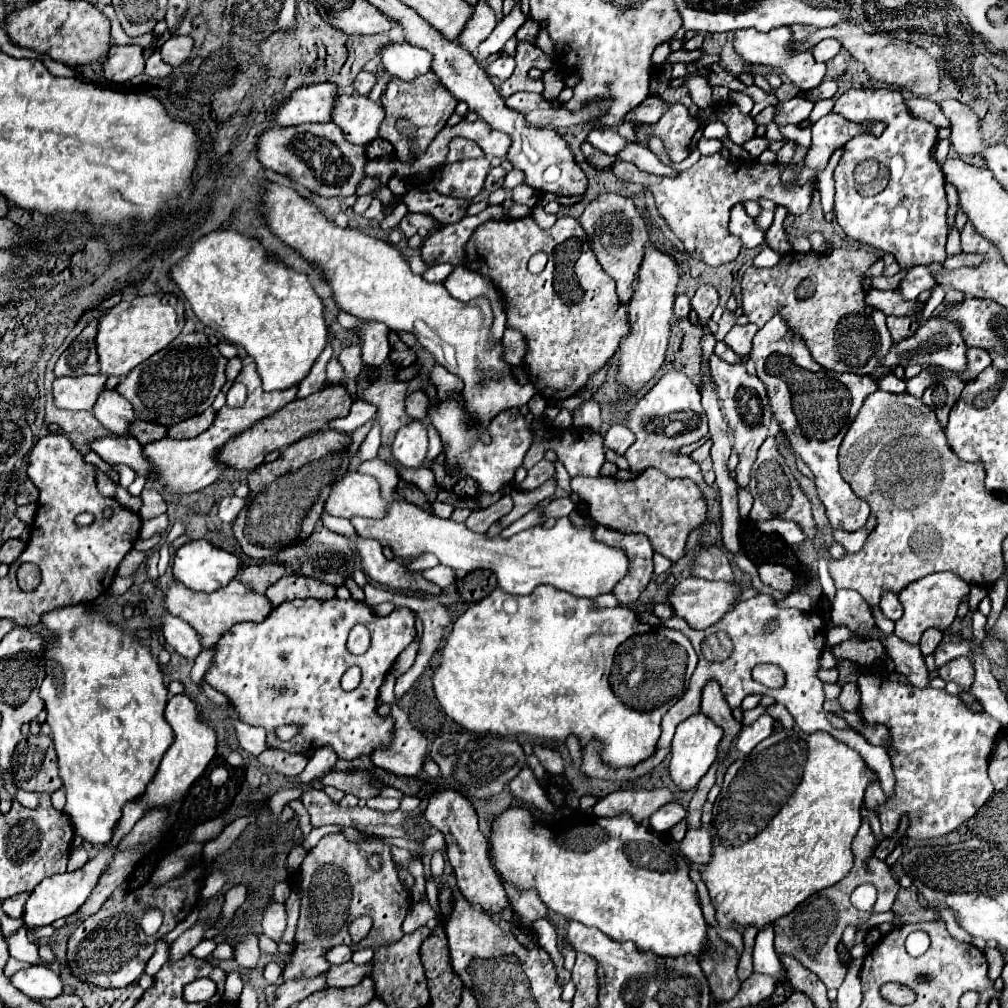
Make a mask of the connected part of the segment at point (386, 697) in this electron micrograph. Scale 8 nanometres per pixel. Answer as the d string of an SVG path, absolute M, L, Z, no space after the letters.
M392 674L386 676L386 680L380 688L380 698L382 698L382 702L392 704L390 714L396 722L396 732L394 732L392 744L388 748L378 748L370 758L378 768L394 772L396 776L414 778L424 772L424 762L430 754L430 742L416 728L412 728L412 722L408 720L406 712L402 712L396 706Z

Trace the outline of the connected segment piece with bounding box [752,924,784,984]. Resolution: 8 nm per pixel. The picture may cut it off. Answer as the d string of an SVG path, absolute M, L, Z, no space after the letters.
M766 924L766 928L758 932L752 956L754 956L754 972L774 976L778 980L778 984L784 982L782 964L778 960L776 950L774 950L774 930L770 924Z

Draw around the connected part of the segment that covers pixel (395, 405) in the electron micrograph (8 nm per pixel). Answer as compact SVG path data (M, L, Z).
M386 362L386 368L380 370L380 378L368 386L368 390L362 392L364 400L378 406L380 416L380 430L382 430L382 444L392 444L394 434L412 422L410 416L404 412L404 398L406 398L406 382L394 380L394 368L390 362Z

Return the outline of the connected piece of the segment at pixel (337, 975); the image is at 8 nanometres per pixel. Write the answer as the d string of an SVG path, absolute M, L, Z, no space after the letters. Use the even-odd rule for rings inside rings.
M350 960L350 962L344 962L344 964L332 966L326 972L328 986L336 986L336 988L354 986L354 984L358 984L358 980L362 980L370 972L372 972L372 962L368 962L368 964L356 964L356 962Z

